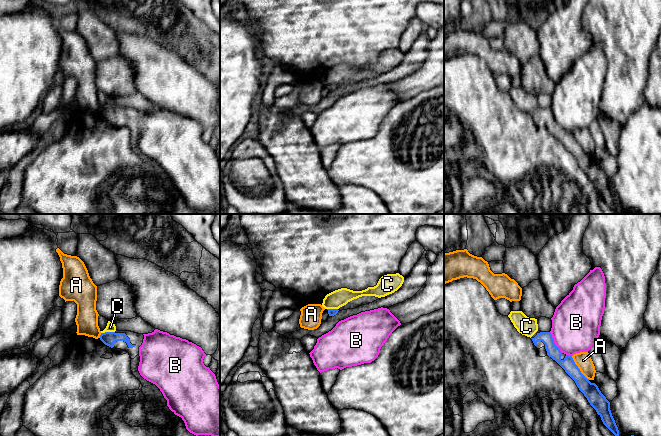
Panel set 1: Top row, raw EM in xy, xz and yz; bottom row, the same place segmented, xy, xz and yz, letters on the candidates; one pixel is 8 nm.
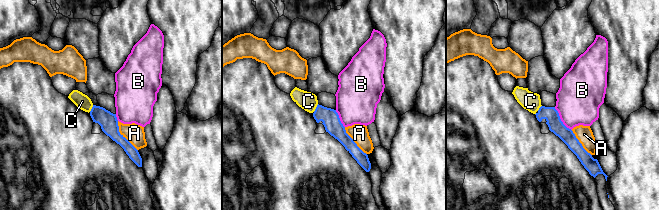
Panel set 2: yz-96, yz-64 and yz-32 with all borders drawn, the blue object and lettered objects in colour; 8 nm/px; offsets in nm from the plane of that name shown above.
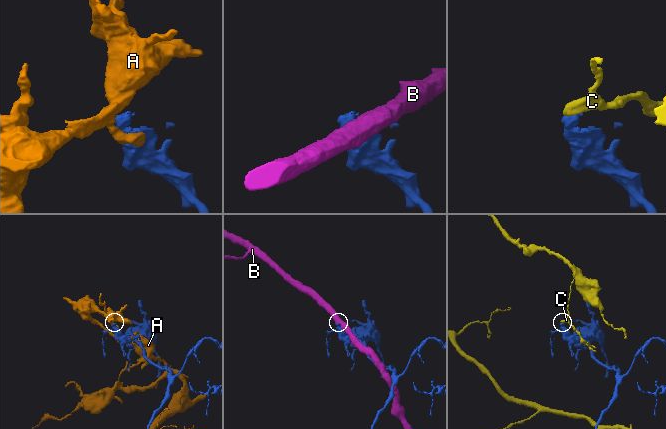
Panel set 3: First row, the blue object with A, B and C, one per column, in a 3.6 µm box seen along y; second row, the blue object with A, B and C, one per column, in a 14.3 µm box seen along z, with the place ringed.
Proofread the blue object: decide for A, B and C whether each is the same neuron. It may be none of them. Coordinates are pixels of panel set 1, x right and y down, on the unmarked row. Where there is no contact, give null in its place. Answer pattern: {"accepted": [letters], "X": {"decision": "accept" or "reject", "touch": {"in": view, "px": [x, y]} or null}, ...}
{"accepted": [], "A": {"decision": "reject", "touch": {"in": "yz", "px": [578, 144]}}, "B": {"decision": "reject", "touch": {"in": "yz", "px": [553, 118]}}, "C": {"decision": "reject", "touch": {"in": "xy", "px": [107, 108]}}}

